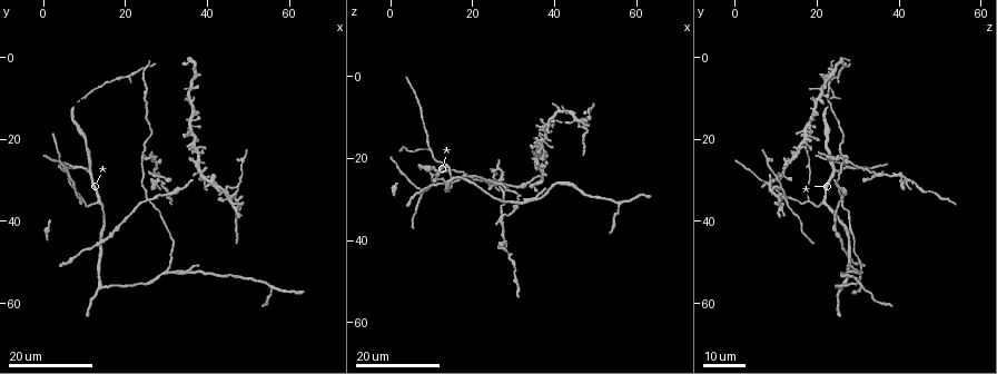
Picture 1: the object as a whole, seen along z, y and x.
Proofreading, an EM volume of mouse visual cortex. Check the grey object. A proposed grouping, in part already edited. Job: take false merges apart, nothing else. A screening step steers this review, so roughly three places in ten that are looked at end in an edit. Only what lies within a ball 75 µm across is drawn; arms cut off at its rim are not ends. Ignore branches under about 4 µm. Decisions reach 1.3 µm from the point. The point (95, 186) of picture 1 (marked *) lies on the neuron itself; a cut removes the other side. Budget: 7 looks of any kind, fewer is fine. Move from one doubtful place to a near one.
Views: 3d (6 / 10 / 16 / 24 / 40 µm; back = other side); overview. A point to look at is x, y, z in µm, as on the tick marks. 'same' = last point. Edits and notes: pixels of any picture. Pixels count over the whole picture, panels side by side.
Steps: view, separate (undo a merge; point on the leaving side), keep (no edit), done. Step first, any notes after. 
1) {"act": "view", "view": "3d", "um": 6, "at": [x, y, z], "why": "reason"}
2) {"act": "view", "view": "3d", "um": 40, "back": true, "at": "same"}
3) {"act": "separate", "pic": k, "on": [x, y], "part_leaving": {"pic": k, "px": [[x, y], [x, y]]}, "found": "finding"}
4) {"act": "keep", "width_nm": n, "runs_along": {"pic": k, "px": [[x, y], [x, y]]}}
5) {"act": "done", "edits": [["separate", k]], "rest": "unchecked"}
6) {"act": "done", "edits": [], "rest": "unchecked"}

{"act": "view", "view": "3d", "um": 16, "at": [14.0, 35.5, 21.5], "why": "three arms meet"}

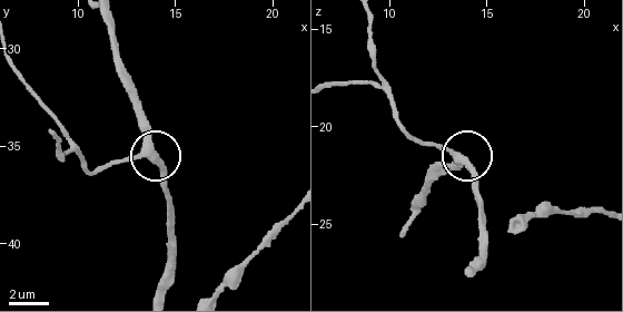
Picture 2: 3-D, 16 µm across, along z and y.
{"act": "view", "view": "3d", "um": 10, "at": [13.5, 35.4, 21.6]}

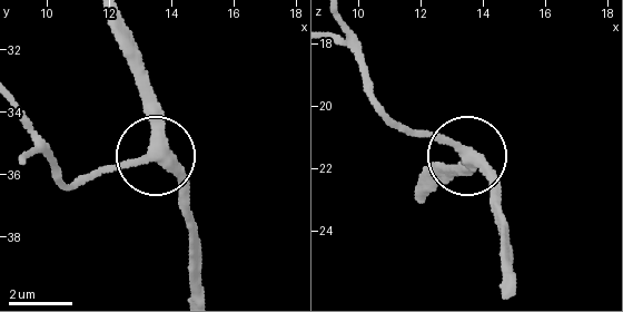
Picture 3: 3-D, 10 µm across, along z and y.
{"act": "keep", "side_arm_um": 30, "runs_along": {"pic": 3, "px": [[441, 181], [465, 156], [388, 119]]}, "found": "all the same neuron"}

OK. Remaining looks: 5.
{"act": "view", "view": "3d", "um": 24, "at": [13.5, 56.5, 26.5], "why": "three arms meet"}

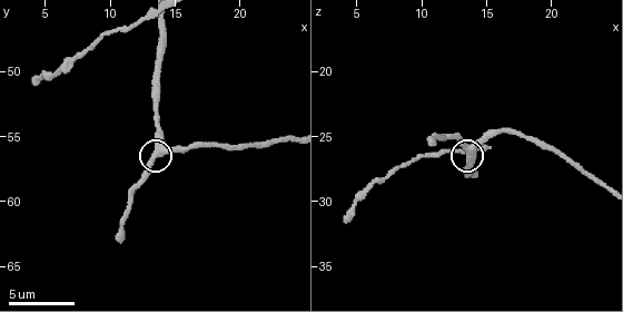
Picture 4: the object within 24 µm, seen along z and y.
{"act": "view", "view": "3d", "um": 10, "at": [13.6, 56.4, 26.0]}

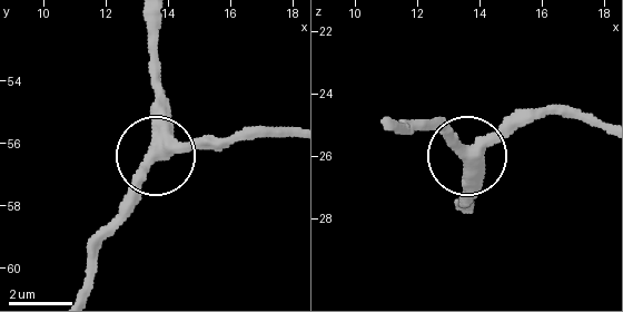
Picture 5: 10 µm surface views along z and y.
{"act": "keep", "arms": 3, "runs_along": {"pic": 5, "px": [[470, 208], [470, 157], [433, 123]]}, "found": "continuous, no second neuron"}

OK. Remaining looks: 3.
{"act": "view", "view": "3d", "um": 24, "at": [30.5, 52.5, 30.5], "why": "a fork"}

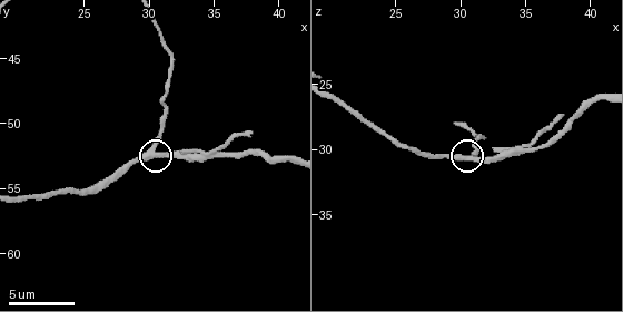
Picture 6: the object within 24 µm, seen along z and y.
{"act": "view", "view": "3d", "um": 10, "at": [30.2, 52.0, 30.6]}

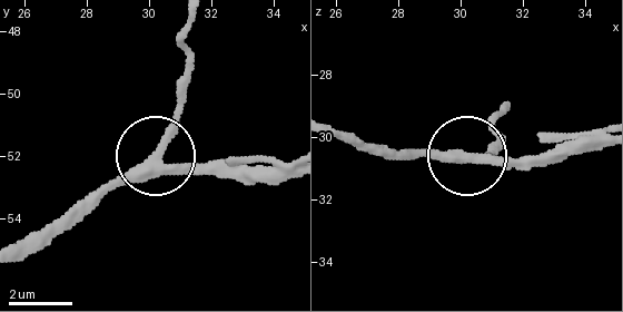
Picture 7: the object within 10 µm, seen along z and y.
{"act": "keep", "arms": 3, "runs_along": {"pic": 7, "px": [[23, 237], [71, 216], [151, 157], [207, 171], [260, 171]]}, "found": "continuous, no second neuron"}

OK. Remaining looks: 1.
{"act": "done", "edits": [], "rest": "unchecked"}

